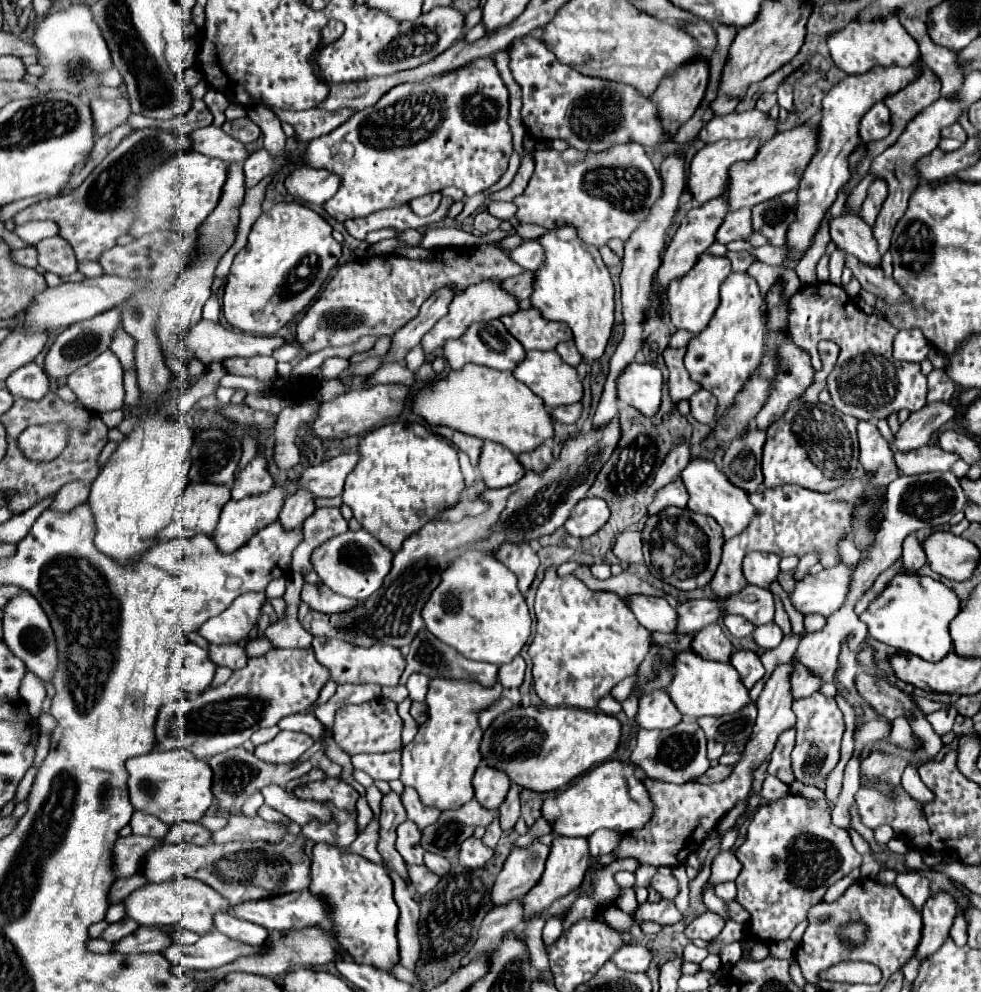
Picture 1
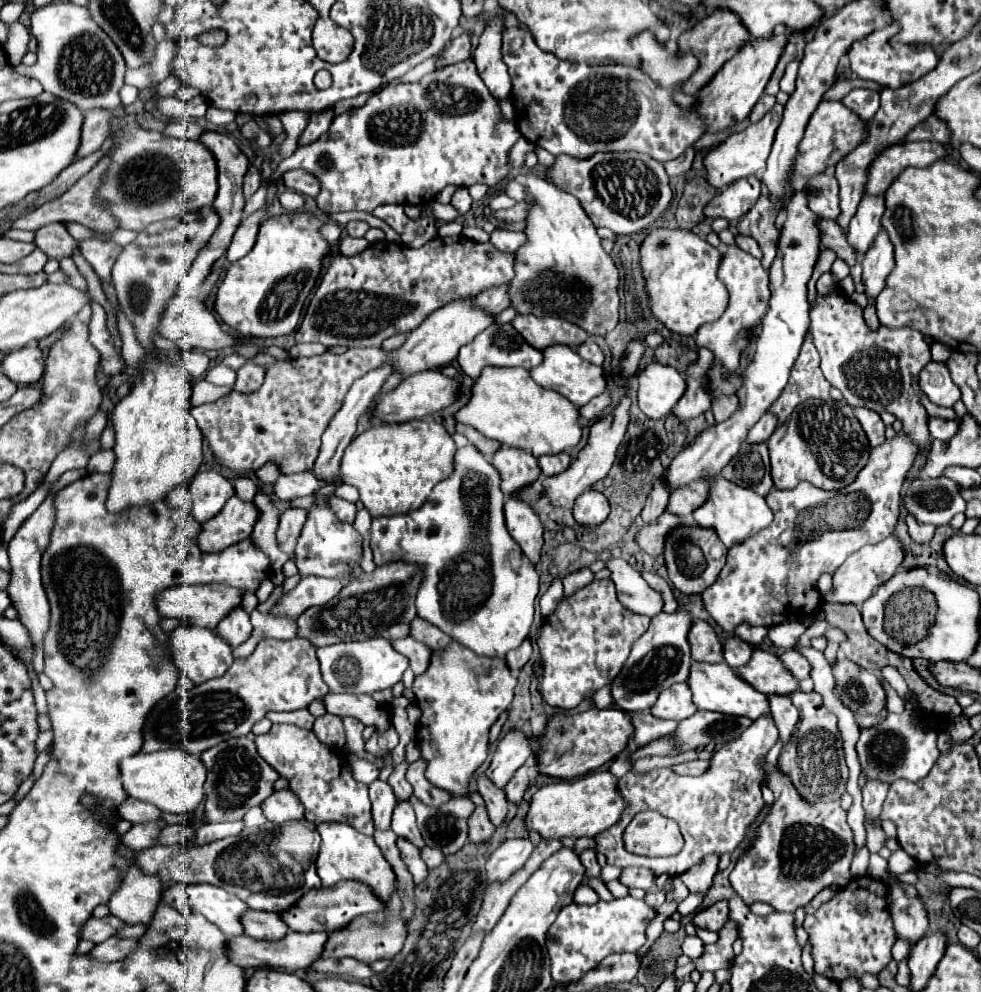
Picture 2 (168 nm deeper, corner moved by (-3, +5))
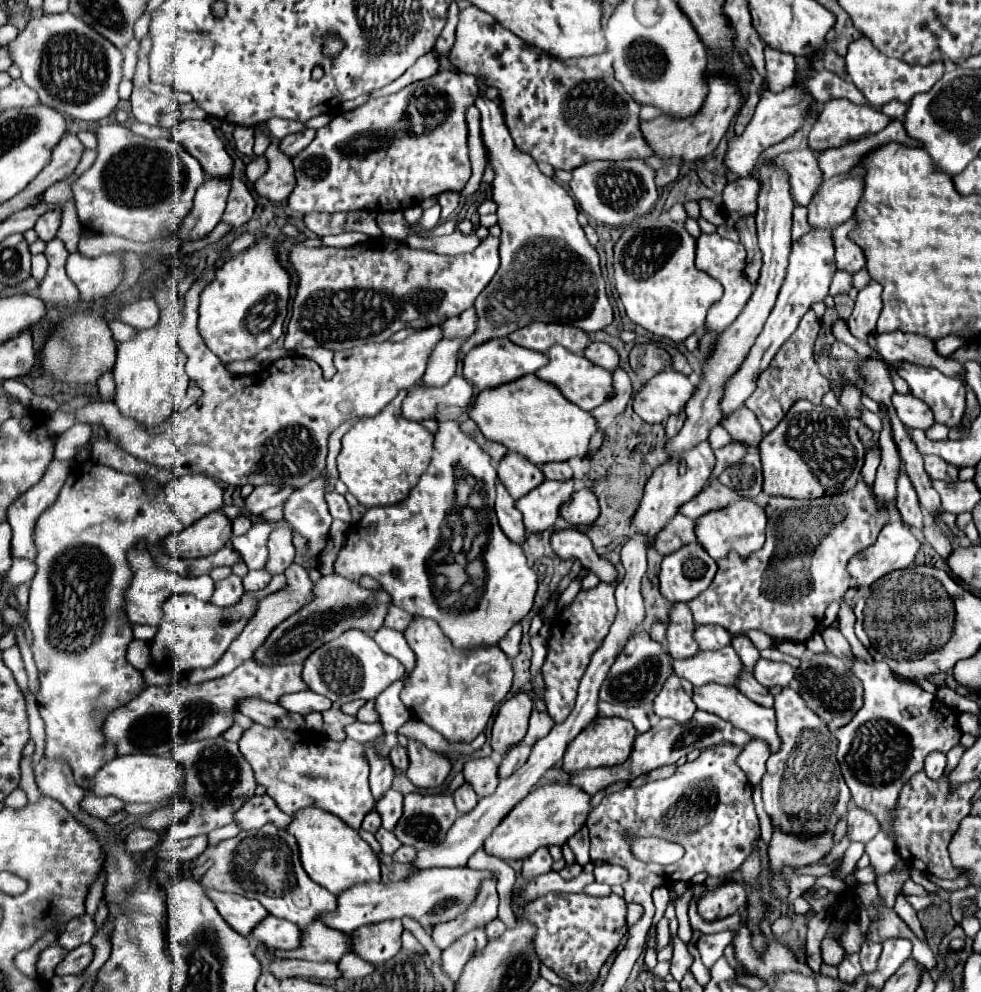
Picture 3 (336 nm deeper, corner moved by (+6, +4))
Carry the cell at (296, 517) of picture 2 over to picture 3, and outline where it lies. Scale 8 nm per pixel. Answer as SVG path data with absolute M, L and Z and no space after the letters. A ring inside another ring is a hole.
M279 523L273 527L269 535L269 561L267 571L271 575L283 573L295 559L295 545L293 545L293 531L287 523Z

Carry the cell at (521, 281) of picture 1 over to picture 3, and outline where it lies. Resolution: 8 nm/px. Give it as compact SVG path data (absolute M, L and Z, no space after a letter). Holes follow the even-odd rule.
M475 307L467 309L465 313L457 315L457 317L449 317L449 321L443 323L445 329L445 337L469 337L475 329L477 329L477 313Z

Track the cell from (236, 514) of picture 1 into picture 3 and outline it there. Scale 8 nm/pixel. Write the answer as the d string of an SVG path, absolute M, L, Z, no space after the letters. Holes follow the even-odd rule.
M219 509L217 513L207 513L201 521L181 529L177 535L169 535L163 543L163 551L171 557L193 559L217 553L233 537L233 521Z

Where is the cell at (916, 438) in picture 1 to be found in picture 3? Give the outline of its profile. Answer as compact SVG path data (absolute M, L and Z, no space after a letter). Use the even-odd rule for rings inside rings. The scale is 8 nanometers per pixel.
M863 479L845 493L821 499L787 499L787 497L771 497L765 505L767 513L767 541L763 549L751 553L749 557L739 557L737 553L729 553L725 559L719 559L719 571L713 579L713 585L705 589L699 597L689 601L689 609L697 625L721 625L729 633L747 633L751 629L759 629L767 635L773 635L783 641L805 641L813 635L813 631L821 625L825 607L841 599L843 593L851 587L849 573L845 569L849 557L859 553L867 545L871 545L879 531L891 521L889 507L875 495L873 487Z

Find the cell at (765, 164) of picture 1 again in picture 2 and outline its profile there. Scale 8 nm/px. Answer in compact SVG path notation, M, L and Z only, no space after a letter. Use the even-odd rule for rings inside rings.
M822 100L818 104L816 112L812 114L812 118L806 126L806 134L800 142L798 158L796 158L794 172L792 172L792 182L800 182L800 178L804 180L816 172L834 168L836 162L842 160L842 156L846 156L846 152L850 152L850 148L854 148L854 144L862 144L862 136L866 136L866 122L862 118L858 118L858 114L850 112L842 102Z

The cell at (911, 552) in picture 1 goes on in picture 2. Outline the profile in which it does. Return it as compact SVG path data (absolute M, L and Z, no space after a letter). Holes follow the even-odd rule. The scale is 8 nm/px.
M906 516L906 524L908 524L908 532L916 542L930 542L934 536L936 526L930 524L922 524L918 520L914 520L914 516Z

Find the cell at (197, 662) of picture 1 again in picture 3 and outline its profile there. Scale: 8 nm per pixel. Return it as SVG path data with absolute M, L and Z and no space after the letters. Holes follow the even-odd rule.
M173 595L165 605L165 619L153 637L151 655L157 663L157 667L165 667L171 671L177 671L181 675L193 671L193 669L207 669L213 667L233 637L241 633L245 627L245 621L249 619L249 613L257 609L257 599L251 599L243 595L243 601L237 605L231 605L229 609L217 609L213 603L199 603L191 595Z

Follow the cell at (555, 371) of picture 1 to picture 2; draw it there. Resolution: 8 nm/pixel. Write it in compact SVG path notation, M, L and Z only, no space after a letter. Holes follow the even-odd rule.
M552 344L550 348L546 348L542 364L532 368L530 374L532 374L536 384L540 384L542 388L550 388L550 390L560 392L576 408L588 404L592 398L600 396L606 390L606 372L604 372L604 368L596 366L596 364L590 364L588 360L582 360L578 356L578 352L572 346L566 346L566 344Z

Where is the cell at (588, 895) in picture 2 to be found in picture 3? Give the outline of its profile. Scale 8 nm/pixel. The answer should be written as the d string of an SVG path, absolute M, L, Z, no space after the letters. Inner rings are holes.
M591 883L583 889L585 895L591 895L591 897L607 897L611 893L611 887L609 885L601 885L601 883Z

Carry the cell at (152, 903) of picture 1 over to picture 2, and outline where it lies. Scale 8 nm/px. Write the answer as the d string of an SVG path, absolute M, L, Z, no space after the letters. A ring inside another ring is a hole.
M174 884L162 894L162 900L170 906L174 906L180 914L184 914L184 908L188 906L192 912L204 914L210 922L214 922L222 932L226 932L228 938L244 934L242 928L242 916L248 908L246 902L242 902L232 892L226 892L220 886L212 884Z

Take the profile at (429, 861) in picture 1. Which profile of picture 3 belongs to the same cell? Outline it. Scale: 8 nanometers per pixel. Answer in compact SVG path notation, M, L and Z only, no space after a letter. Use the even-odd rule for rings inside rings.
M403 845L403 847L397 849L397 853L393 855L395 863L407 863L407 865L413 863L415 857L417 857L417 849L413 849L411 845Z

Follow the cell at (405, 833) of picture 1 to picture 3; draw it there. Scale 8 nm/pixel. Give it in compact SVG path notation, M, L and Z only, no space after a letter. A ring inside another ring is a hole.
M389 789L389 793L385 793L385 797L381 797L381 801L375 805L375 811L381 815L383 827L387 831L393 831L403 815L403 795L399 791Z

